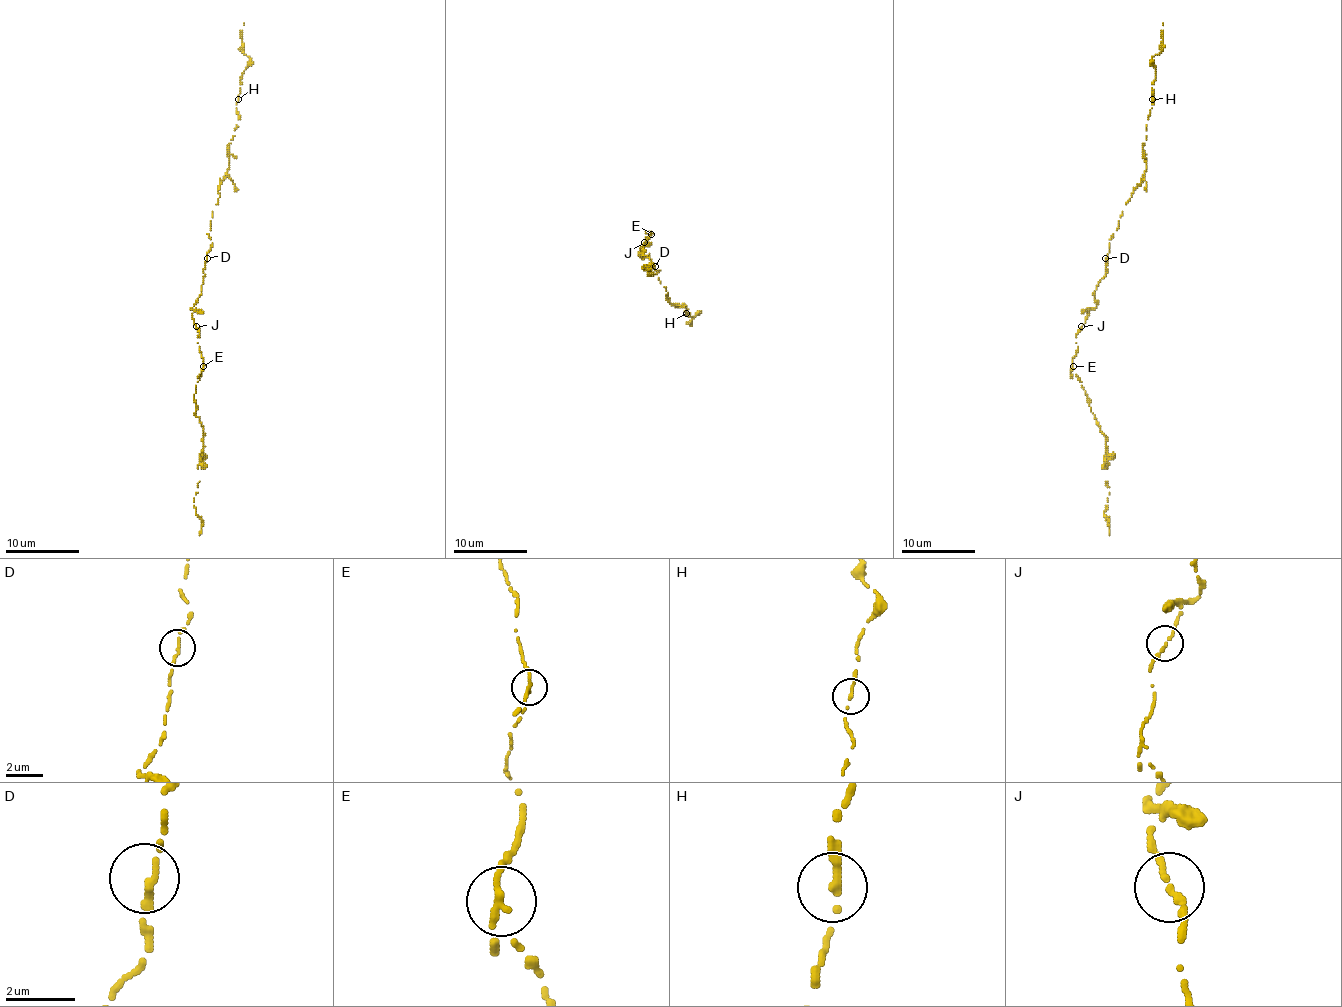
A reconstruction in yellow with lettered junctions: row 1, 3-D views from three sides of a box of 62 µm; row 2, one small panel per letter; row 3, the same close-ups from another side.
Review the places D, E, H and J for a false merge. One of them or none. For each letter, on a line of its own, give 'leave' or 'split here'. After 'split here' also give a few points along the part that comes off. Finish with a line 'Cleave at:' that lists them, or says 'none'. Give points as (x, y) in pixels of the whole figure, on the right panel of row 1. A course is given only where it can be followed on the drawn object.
D: leave
E: split here | (1072, 367), (1105, 437), (1105, 481), (1109, 492), (1104, 515), (1109, 520), (1109, 535)
H: leave
J: leave
Cleave at: E

